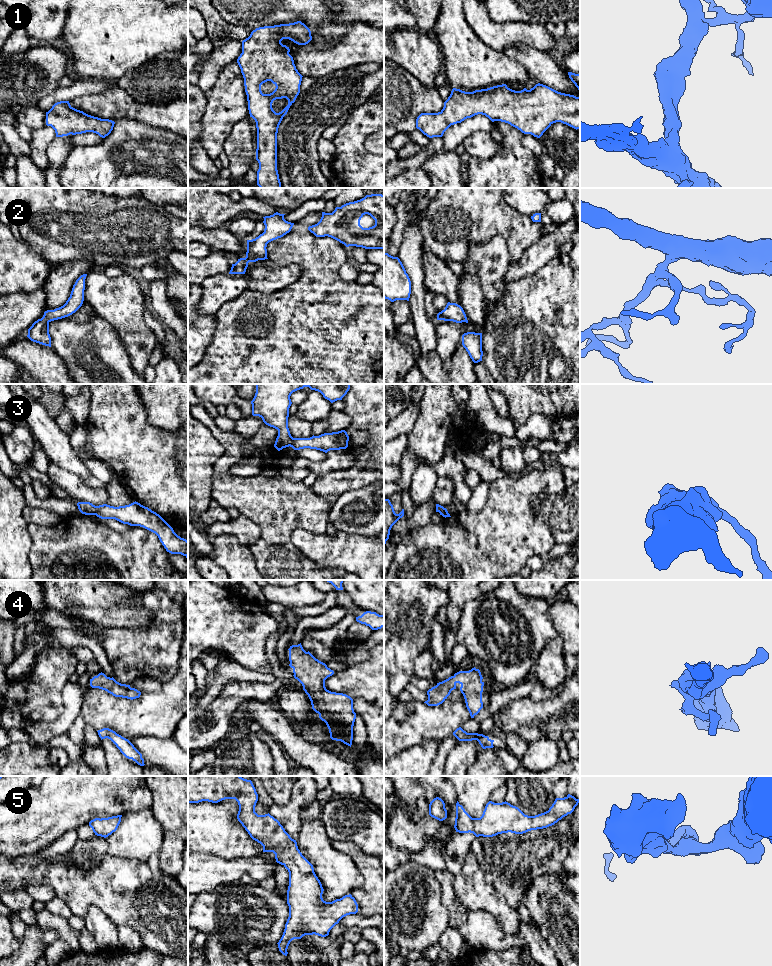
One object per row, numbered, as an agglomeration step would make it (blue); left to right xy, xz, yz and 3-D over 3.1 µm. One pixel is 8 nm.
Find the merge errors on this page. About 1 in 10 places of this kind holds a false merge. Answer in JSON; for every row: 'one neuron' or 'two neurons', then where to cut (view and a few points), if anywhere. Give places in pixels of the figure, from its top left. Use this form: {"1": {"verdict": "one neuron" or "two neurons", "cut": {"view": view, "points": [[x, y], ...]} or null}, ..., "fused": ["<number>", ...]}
{"1": {"verdict": "one neuron", "cut": null}, "2": {"verdict": "one neuron", "cut": null}, "3": {"verdict": "two neurons", "cut": {"view": "xy", "points": [[96, 506], [93, 514]]}}, "4": {"verdict": "one neuron", "cut": null}, "5": {"verdict": "one neuron", "cut": null}, "fused": ["3"]}

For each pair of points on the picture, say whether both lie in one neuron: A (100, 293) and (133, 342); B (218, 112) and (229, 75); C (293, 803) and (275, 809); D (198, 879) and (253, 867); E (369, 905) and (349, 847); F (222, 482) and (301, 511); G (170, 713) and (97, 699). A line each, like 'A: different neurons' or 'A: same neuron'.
A: same neuron
B: same neuron
C: same neuron
D: same neuron
E: same neuron
F: same neuron
G: same neuron

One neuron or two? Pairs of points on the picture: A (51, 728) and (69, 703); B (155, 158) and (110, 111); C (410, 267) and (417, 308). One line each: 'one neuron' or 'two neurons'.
A: one neuron
B: two neurons
C: one neuron

